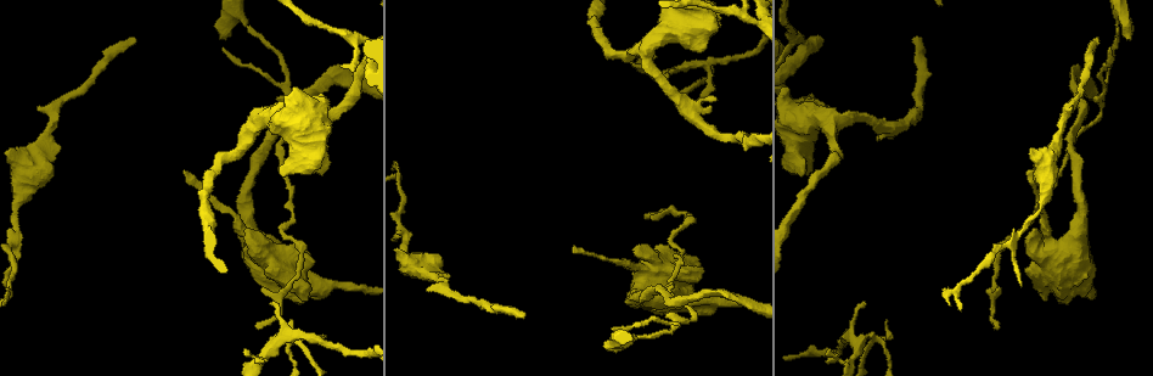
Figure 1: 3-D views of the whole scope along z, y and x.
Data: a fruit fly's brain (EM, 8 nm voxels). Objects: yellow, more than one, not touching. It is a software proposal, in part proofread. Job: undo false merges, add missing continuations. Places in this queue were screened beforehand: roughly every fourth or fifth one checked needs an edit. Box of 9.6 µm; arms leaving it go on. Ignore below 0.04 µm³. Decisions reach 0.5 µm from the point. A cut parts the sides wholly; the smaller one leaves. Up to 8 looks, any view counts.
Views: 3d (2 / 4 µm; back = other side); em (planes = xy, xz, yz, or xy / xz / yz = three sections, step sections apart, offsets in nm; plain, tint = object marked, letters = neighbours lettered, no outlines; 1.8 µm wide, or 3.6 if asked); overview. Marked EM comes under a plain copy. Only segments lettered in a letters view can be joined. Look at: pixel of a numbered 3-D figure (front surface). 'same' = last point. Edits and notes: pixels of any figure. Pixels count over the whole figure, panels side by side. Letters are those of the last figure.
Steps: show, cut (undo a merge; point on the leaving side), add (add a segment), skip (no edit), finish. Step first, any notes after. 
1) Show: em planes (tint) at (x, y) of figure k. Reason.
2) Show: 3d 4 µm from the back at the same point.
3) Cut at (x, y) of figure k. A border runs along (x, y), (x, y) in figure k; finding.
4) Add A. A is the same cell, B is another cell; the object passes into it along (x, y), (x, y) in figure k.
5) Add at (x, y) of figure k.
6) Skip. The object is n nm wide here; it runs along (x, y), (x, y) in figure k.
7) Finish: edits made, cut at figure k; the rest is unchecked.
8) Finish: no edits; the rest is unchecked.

Show: 3d 2 µm at (1033, 171) of figure 1. An open end.

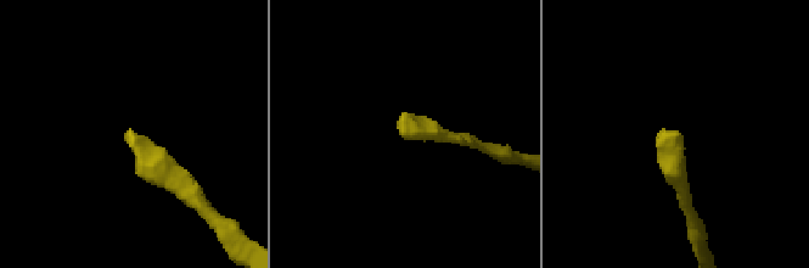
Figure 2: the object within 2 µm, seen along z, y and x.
Show: em 3.6 µm yz step 16 (tint) at (401, 136) of figure 2. Now the EM.

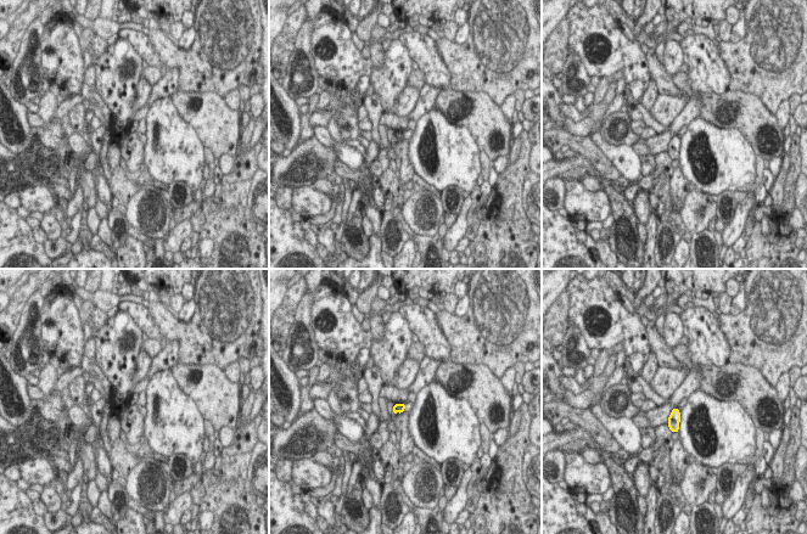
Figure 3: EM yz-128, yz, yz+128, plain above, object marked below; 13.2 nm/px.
Show: em 3.6 µm planes (letters) at the same point. Another direction.

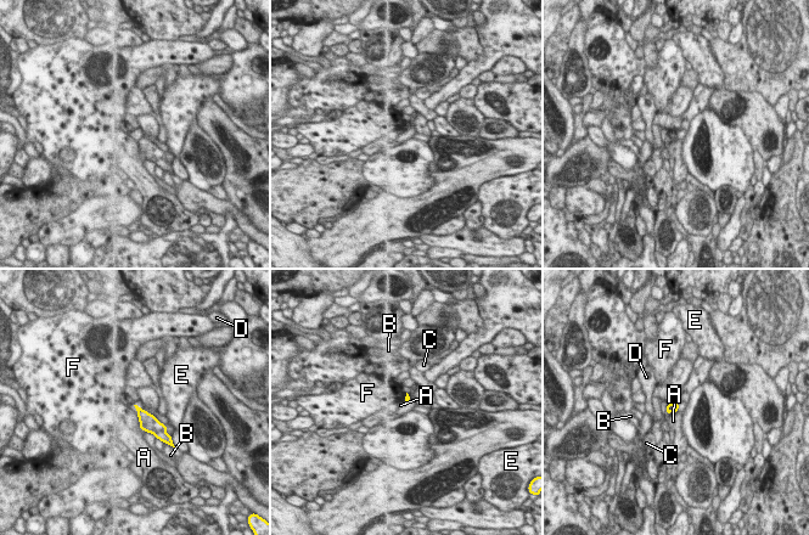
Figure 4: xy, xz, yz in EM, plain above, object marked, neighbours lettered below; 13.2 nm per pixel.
Skip. A, B, C, D, E and F are other cells; a border runs along (133, 405), (139, 426), (142, 429) in figure 4; no lettered segment goes on from it.

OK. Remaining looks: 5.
Show: 3d 4 µm at (791, 173) of figure 1. Branch stops here.

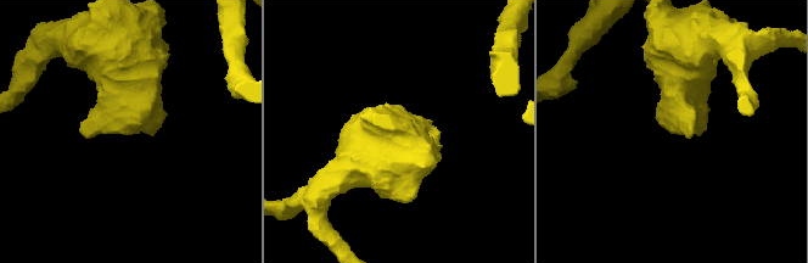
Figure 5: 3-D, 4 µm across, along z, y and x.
Show: em 3.6 µm xz step 4 (tint) at (674, 133) of figure 5. Need the tissue.

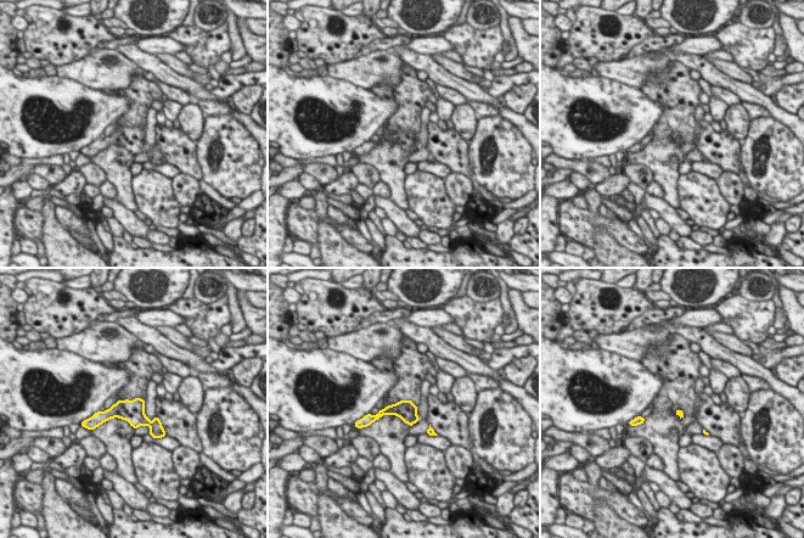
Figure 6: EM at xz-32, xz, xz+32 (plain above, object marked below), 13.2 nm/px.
Show: em 3.6 µm planes (letters) at the same point.

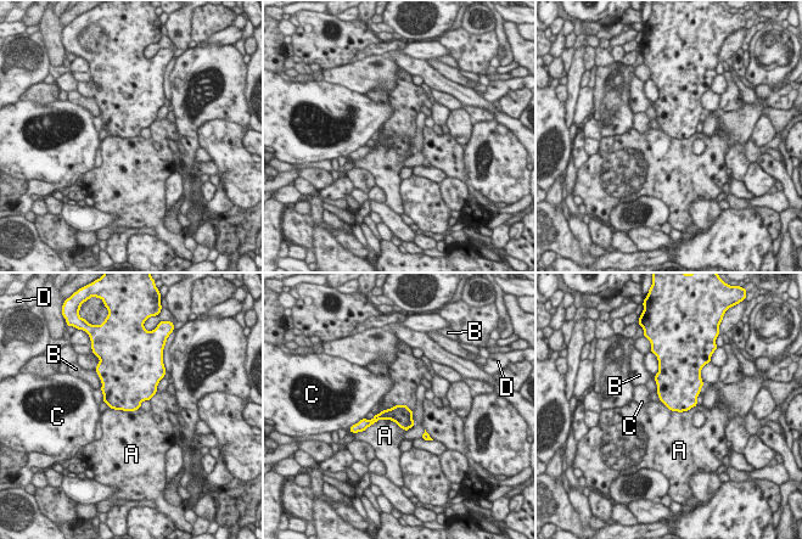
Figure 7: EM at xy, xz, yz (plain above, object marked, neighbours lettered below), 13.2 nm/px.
Skip. A, B, C and D are other cells; a border runs along (363, 431), (379, 420), (407, 431) in figure 7; none of them fits.

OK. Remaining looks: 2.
Show: em xy step 8 (letters) at (715, 96) of figure 1. Branch stops here.

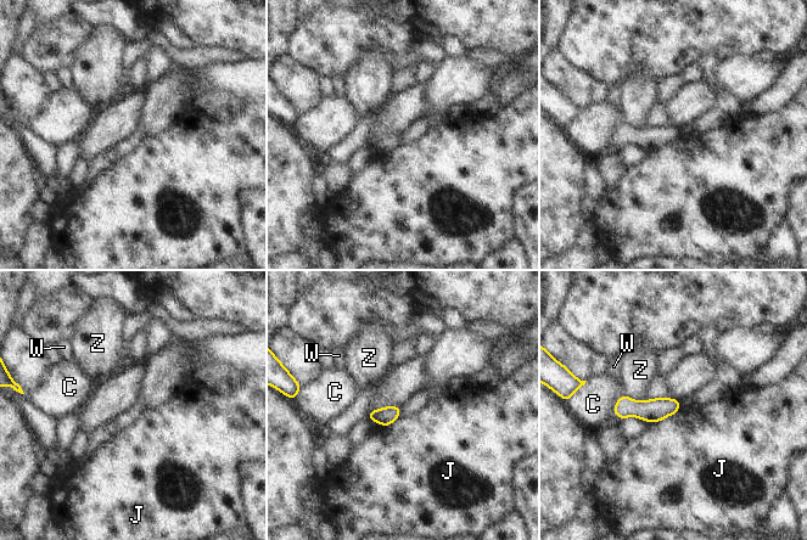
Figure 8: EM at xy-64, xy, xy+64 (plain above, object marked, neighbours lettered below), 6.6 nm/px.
Show: em planes (letters) at the same point. Cut it another way.

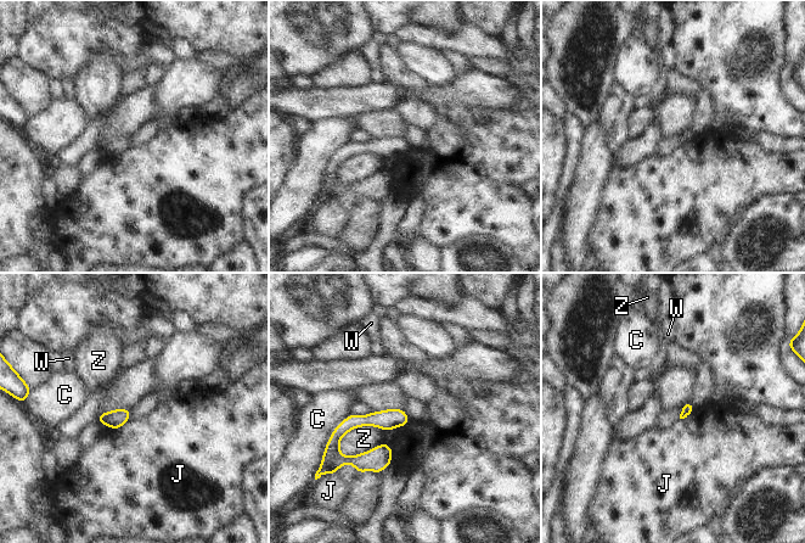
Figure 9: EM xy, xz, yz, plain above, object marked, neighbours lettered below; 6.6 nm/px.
Skip. The longest contact is with Z, 340 nm; C, J, W and Z are other cells; a border runs along (694, 408), (690, 414), (680, 419) in figure 9; no lettered segment goes on from it.

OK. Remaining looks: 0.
Finish: no edits; the rest is unchecked.

